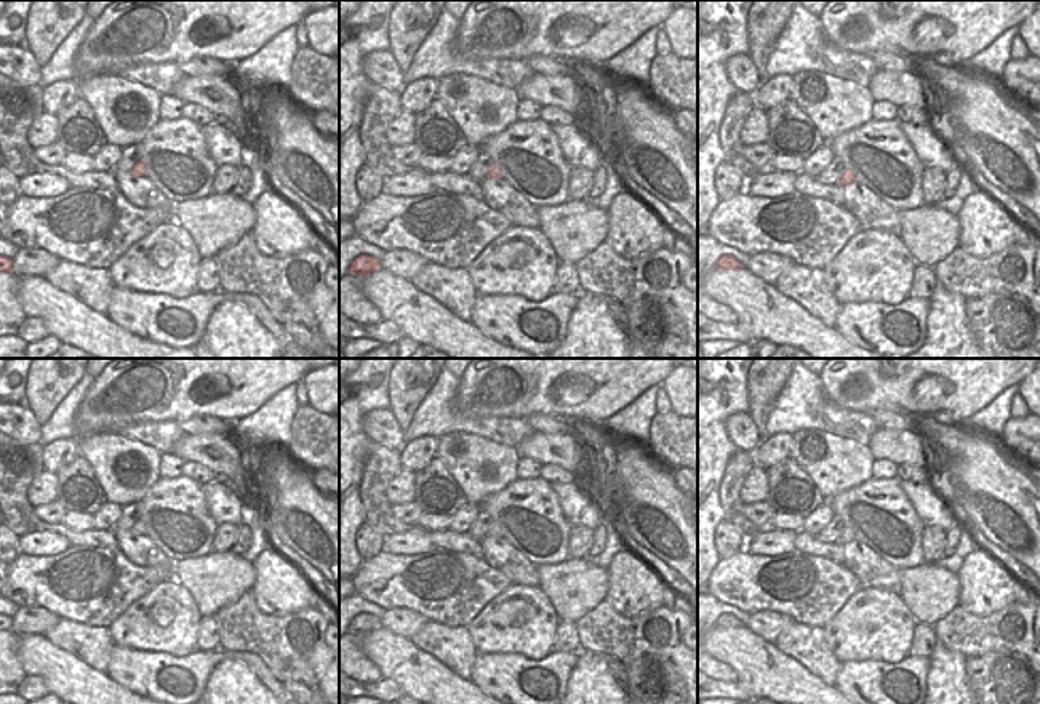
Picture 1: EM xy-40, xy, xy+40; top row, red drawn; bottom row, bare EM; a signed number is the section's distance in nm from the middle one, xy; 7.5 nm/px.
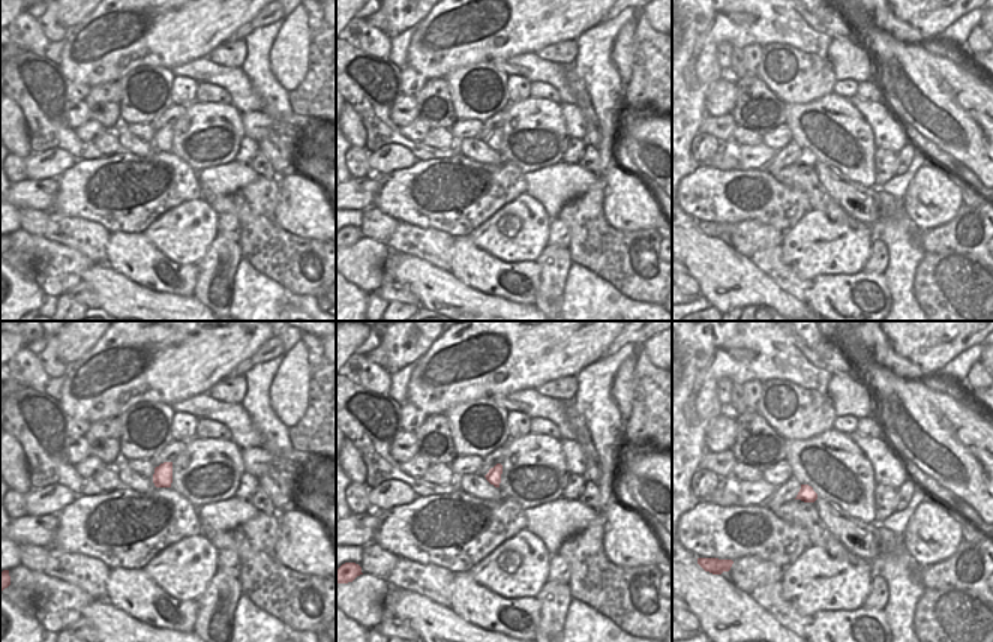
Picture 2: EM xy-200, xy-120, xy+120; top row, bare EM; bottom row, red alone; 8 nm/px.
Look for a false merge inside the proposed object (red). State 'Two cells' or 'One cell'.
One cell.

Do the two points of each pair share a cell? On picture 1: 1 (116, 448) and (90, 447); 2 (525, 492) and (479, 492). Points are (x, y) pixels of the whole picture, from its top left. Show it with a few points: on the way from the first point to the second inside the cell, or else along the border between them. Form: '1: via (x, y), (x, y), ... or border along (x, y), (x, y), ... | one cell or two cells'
1: via (109, 448), (96, 448) | one cell
2: border along (517, 479), (479, 504) | two cells

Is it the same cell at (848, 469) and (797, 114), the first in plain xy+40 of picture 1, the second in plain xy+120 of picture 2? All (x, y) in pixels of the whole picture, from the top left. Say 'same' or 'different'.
different

